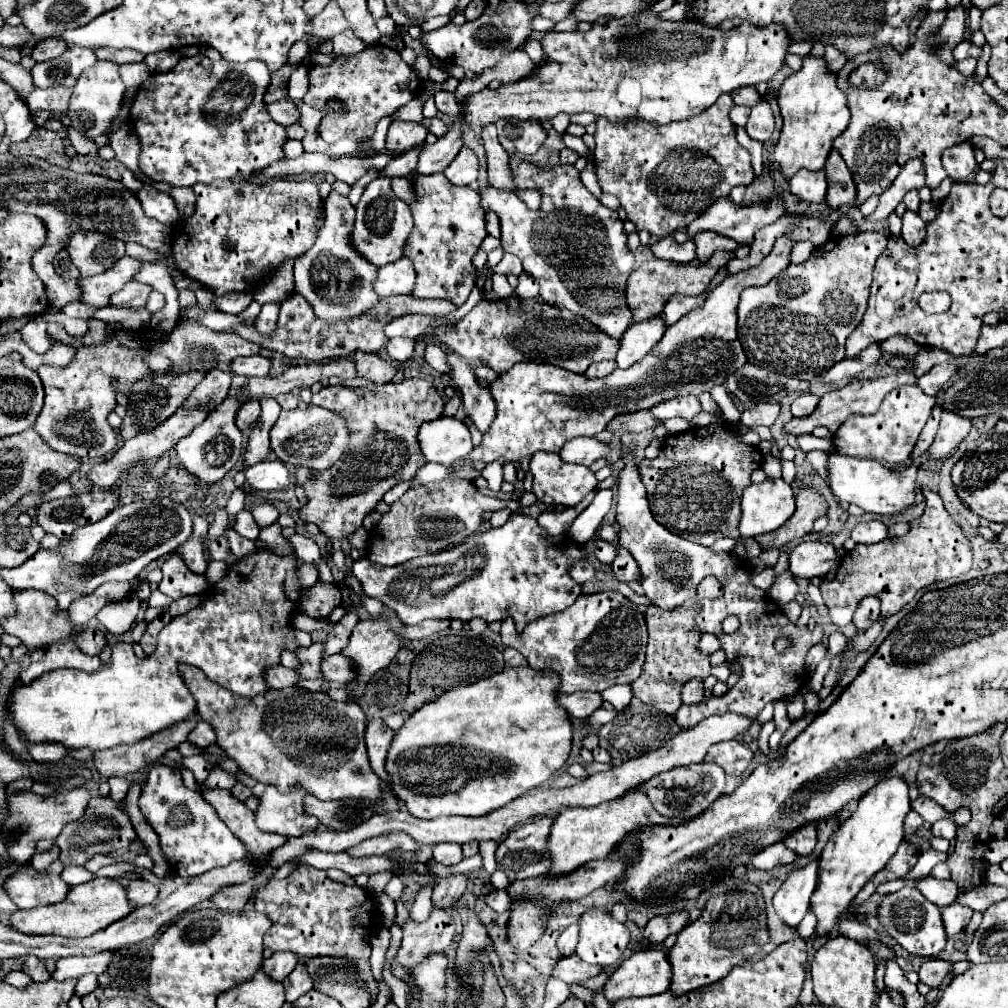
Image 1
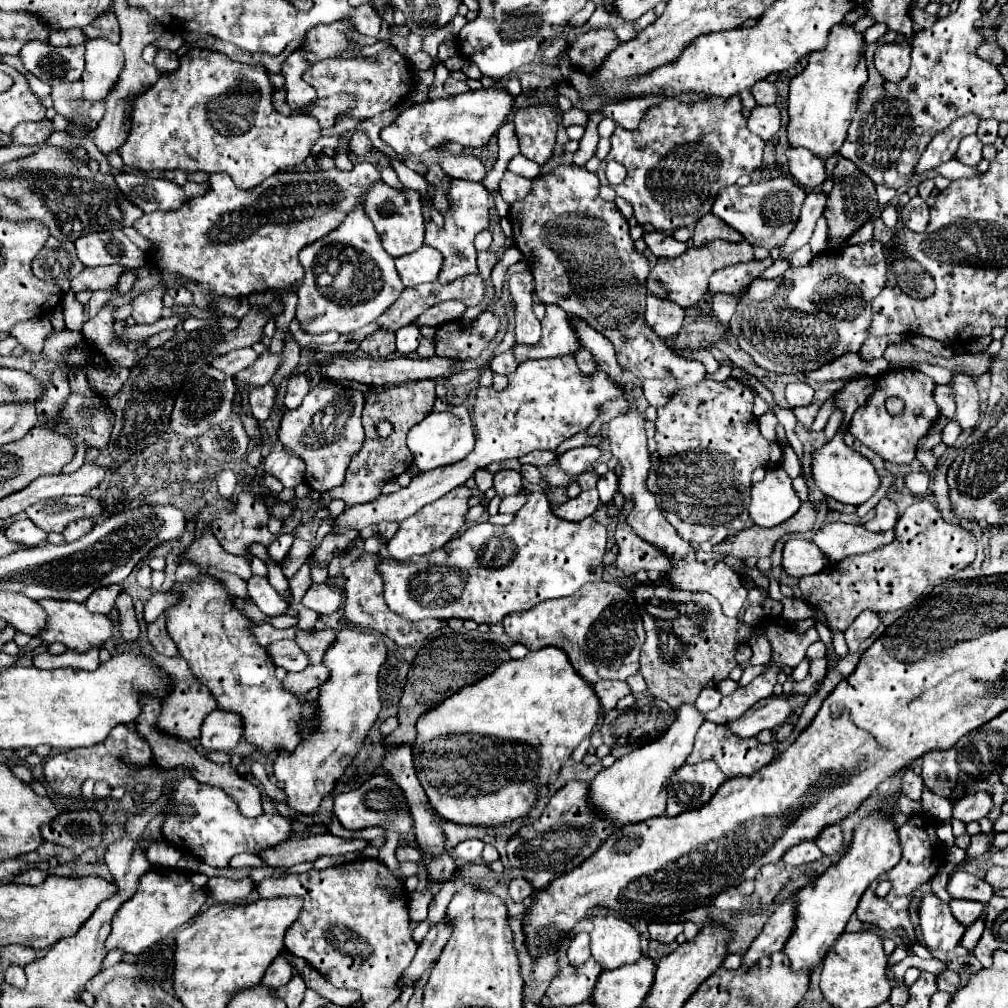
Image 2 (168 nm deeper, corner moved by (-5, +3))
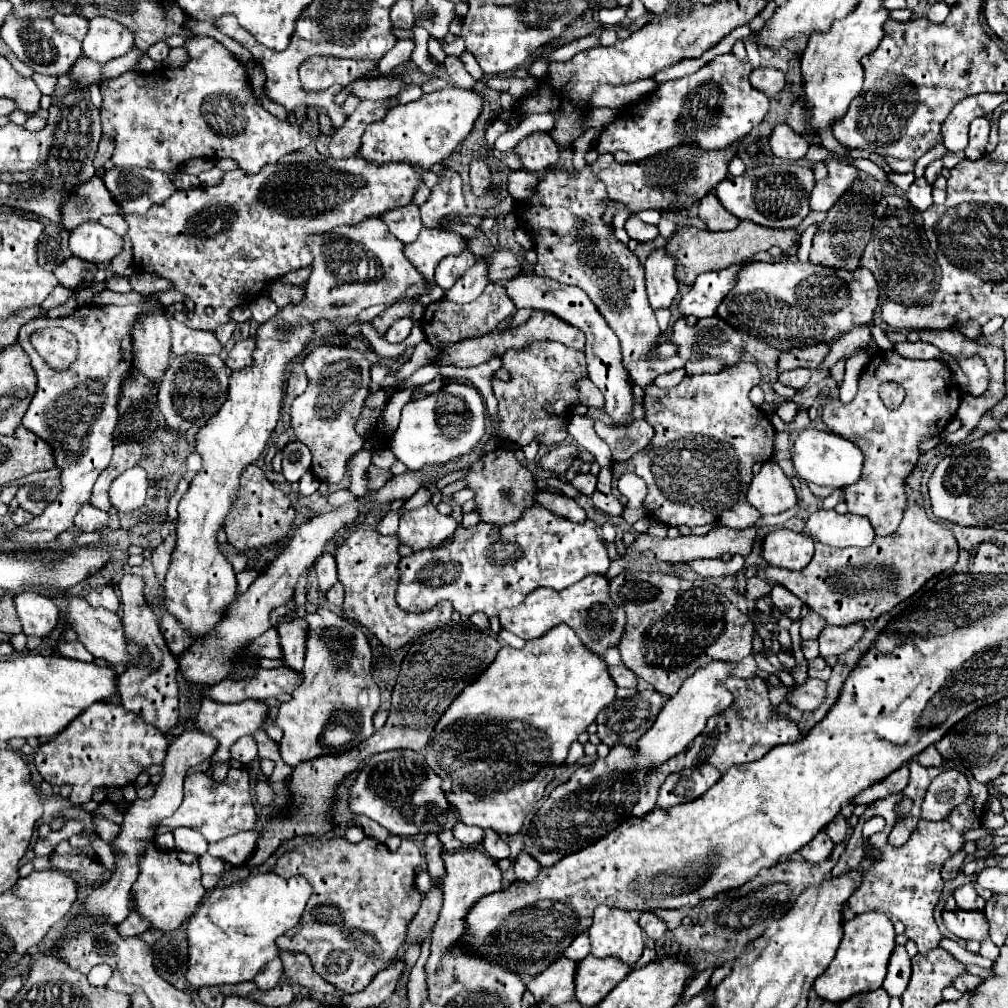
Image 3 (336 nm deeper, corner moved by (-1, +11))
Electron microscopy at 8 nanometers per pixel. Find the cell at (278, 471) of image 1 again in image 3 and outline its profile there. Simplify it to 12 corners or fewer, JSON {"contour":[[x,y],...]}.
{"contour":[[291,441],[283,449],[283,477],[297,483],[311,465],[309,449]]}

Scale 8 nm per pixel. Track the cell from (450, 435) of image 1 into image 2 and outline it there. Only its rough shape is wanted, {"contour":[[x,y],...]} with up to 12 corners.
{"contour":[[465,405],[429,413],[407,433],[413,467],[465,459],[475,427]]}

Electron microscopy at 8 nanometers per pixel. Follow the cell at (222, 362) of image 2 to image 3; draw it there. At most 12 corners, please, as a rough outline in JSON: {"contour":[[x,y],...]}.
{"contour":[[167,309],[171,328],[171,352],[219,355],[223,345],[211,331],[189,329],[177,323]]}

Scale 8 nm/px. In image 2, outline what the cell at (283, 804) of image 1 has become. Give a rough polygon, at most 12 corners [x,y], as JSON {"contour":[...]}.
{"contour":[[341,629],[275,777],[315,813],[381,711],[385,643]]}

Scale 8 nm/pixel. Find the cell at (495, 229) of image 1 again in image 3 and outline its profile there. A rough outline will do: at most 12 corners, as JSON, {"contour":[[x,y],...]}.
{"contour":[[519,169],[507,177],[513,199],[529,199],[537,187],[537,175]]}

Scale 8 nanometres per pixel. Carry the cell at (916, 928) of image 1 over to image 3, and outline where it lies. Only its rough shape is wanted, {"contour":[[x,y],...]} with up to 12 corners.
{"contour":[[943,911],[941,921],[959,939],[983,941],[989,923],[979,911]]}

